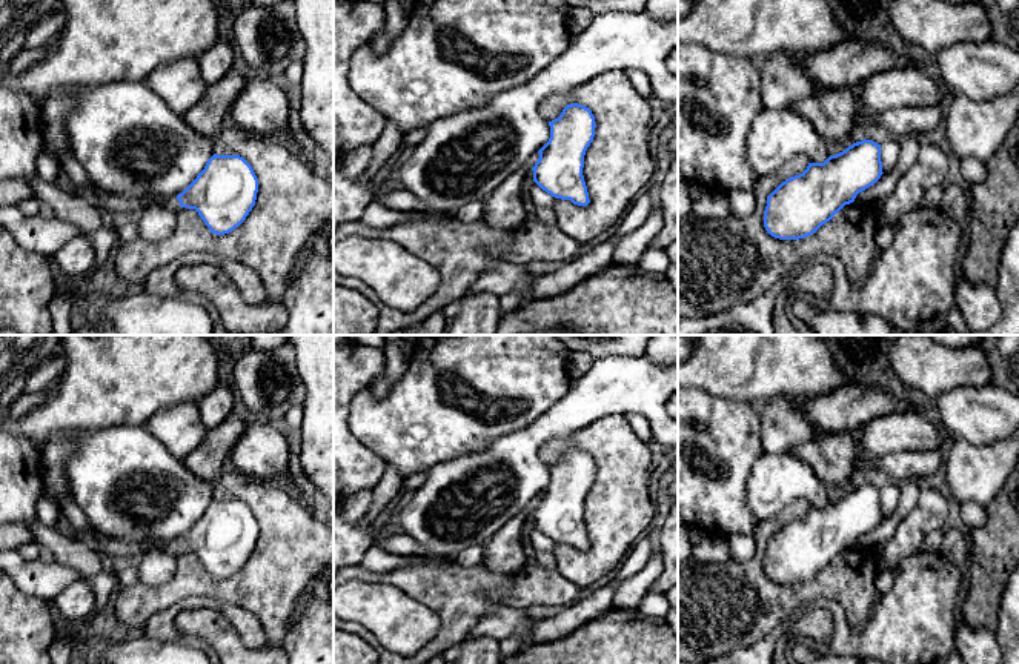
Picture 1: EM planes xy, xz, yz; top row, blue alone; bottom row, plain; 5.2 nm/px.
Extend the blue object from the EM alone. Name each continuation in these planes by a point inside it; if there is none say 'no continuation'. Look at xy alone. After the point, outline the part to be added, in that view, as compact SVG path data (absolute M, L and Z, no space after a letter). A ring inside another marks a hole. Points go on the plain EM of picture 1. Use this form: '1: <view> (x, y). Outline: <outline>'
1: xy (171, 546). Outline: M177 540L155 541L152 543L151 547L140 547L140 555L151 549L157 549L157 550L171 553L174 556L178 556L181 553L180 546L177 544Z

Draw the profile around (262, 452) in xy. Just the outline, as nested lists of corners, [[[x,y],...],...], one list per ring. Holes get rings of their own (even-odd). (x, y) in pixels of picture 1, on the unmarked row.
[[[251,417],[243,435],[231,450],[229,463],[240,473],[264,481],[294,475],[286,435],[274,423],[263,423]]]

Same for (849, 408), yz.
[[[848,383],[830,393],[798,398],[804,417],[824,432],[861,432],[873,418],[914,410],[904,392],[861,387]]]

